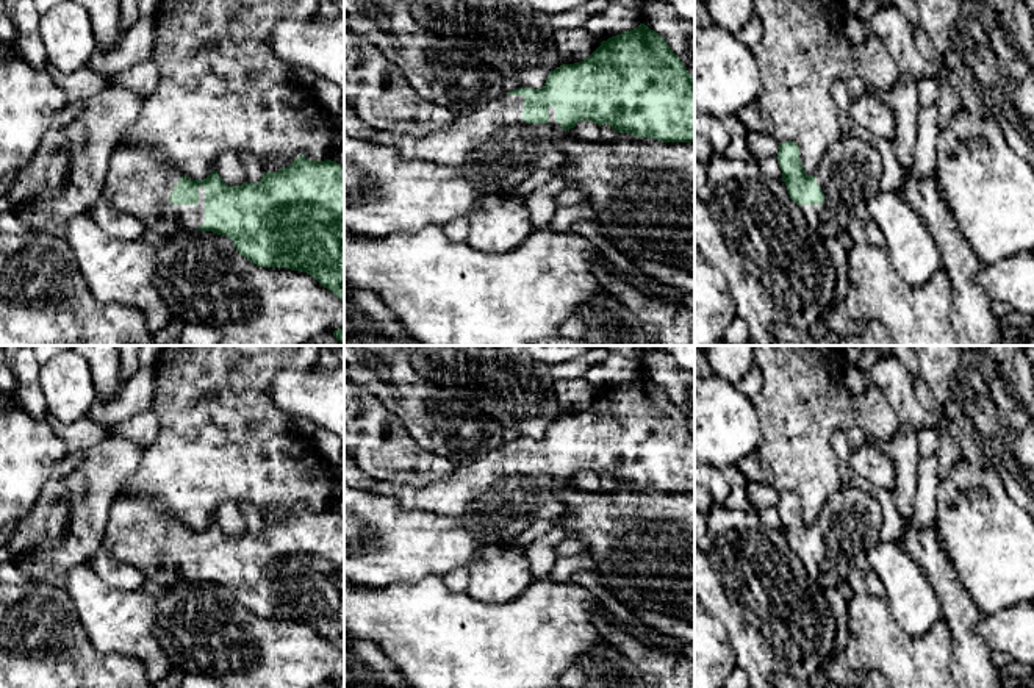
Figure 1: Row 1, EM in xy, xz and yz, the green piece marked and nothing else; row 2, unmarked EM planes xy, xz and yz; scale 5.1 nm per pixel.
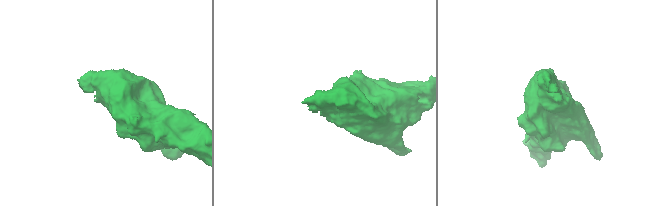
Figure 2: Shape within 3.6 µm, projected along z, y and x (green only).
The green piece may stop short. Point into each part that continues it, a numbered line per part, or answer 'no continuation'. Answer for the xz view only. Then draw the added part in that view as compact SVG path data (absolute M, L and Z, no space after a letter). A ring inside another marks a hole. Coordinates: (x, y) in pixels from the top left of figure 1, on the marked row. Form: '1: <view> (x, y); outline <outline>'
1: xz (493, 146); outline M501 95L474 113L455 116L452 124L436 133L415 138L388 131L375 131L369 139L380 145L391 145L405 161L430 161L458 169L482 186L515 188L538 170L555 170L566 158L554 144L555 136L571 136L574 128L563 130L555 122L555 108L549 108L548 124L526 124L522 116L522 95Z

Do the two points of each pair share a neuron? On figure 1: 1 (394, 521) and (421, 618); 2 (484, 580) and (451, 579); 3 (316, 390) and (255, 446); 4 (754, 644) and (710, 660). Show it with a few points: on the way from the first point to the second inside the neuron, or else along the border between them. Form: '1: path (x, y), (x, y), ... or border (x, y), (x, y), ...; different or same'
1: border (441, 576), (424, 576), (376, 588); different
2: border (465, 568), (468, 573), (466, 591); different
3: border (269, 383), (268, 394), (291, 418); different
4: border (715, 619), (728, 637), (737, 665); different

